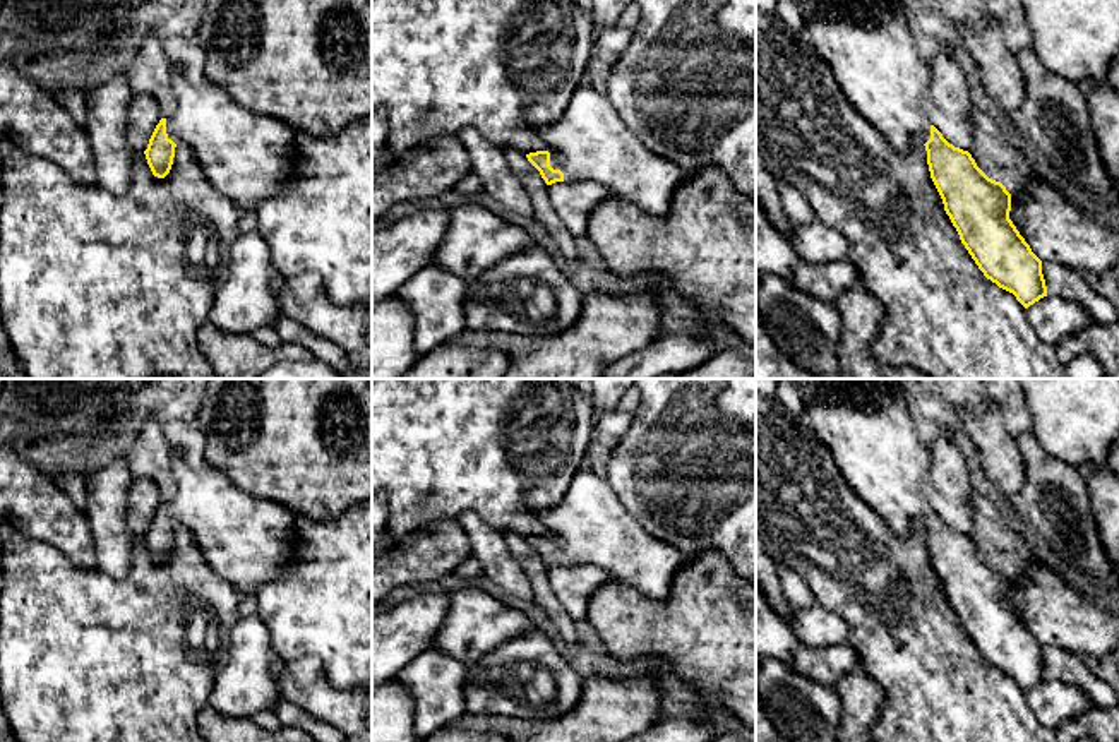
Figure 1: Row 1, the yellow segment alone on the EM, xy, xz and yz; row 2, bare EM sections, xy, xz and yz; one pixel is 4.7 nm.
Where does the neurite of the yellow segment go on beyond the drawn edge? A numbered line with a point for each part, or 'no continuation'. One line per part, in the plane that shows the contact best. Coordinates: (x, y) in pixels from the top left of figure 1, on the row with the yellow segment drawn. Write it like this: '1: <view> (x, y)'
1: xz (592, 143)

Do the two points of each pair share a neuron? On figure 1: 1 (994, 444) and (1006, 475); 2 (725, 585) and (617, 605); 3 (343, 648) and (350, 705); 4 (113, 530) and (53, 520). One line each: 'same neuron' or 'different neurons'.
1: same neuron
2: same neuron
3: different neurons
4: different neurons

